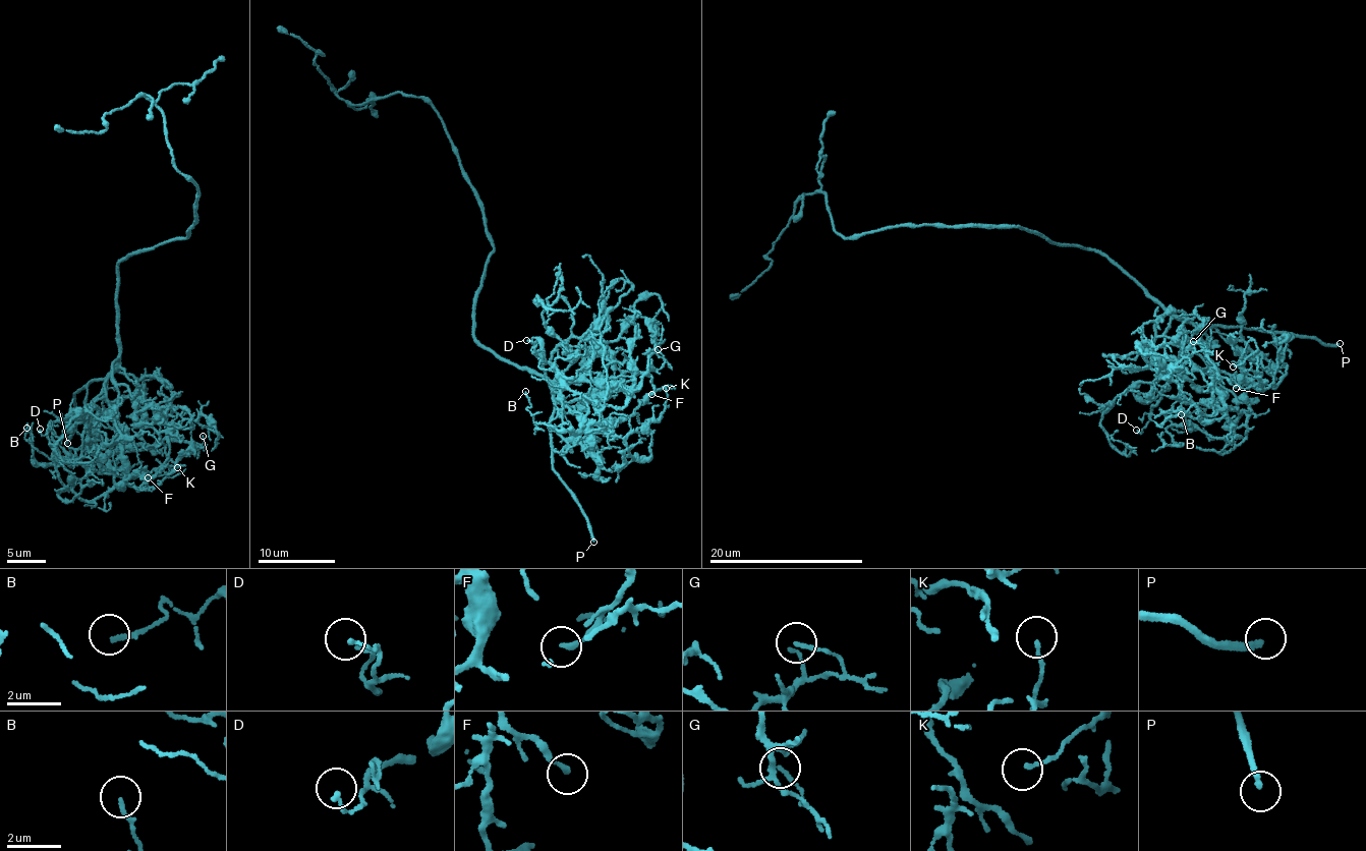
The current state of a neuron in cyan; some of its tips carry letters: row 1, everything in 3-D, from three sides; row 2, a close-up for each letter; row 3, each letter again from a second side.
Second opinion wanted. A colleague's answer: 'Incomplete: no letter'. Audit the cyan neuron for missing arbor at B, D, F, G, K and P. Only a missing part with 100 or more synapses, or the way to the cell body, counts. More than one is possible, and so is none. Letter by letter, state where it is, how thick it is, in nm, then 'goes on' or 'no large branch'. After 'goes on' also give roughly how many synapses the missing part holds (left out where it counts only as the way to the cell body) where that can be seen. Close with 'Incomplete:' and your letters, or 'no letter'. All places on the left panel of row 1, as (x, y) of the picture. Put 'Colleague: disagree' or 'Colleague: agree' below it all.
B: place (26, 428); calibre 170 nm; no large branch
D: place (40, 429); calibre 150 nm; no large branch
F: place (148, 477); calibre 180 nm; no large branch
G: place (203, 436); calibre 150 nm; no large branch
K: place (177, 467); calibre 120 nm; no large branch
P: place (67, 443); calibre 200 nm; goes on
Incomplete: P
Colleague: disagree

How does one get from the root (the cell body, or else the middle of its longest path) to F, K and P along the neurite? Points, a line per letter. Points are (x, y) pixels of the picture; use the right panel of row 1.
F: (1044, 237), (1091, 250), (1122, 269), (1172, 315), (1165, 342), (1195, 342), (1236, 388)
K: (1044, 237), (1107, 259), (1182, 320), (1205, 364), (1245, 383), (1242, 354), (1252, 339), (1257, 349), (1233, 366)
P: (1044, 237), (1107, 259), (1153, 301), (1186, 321), (1311, 337), (1331, 345), (1340, 343)

